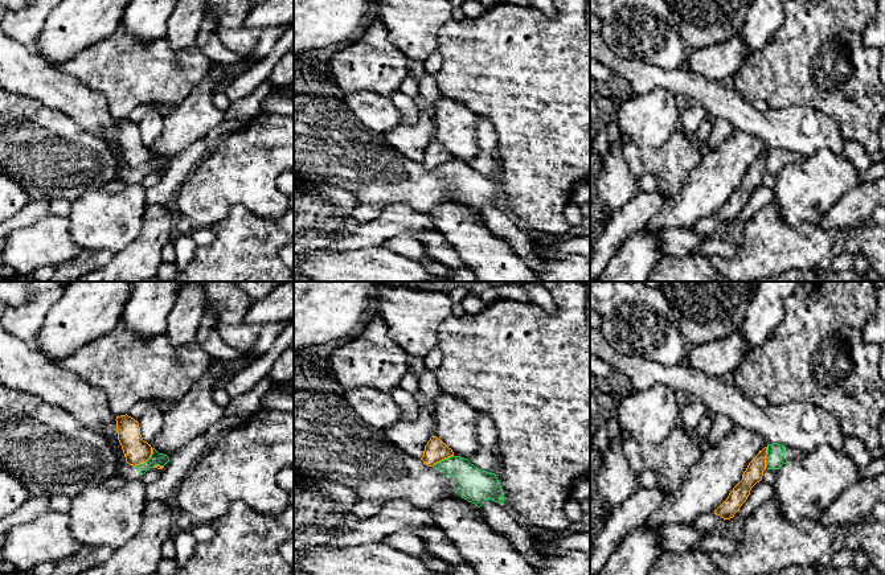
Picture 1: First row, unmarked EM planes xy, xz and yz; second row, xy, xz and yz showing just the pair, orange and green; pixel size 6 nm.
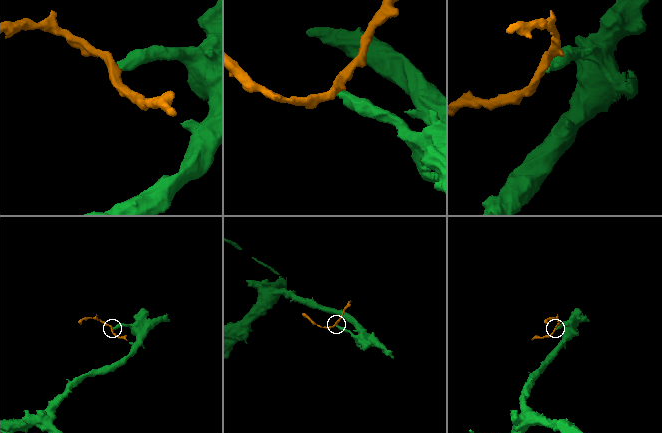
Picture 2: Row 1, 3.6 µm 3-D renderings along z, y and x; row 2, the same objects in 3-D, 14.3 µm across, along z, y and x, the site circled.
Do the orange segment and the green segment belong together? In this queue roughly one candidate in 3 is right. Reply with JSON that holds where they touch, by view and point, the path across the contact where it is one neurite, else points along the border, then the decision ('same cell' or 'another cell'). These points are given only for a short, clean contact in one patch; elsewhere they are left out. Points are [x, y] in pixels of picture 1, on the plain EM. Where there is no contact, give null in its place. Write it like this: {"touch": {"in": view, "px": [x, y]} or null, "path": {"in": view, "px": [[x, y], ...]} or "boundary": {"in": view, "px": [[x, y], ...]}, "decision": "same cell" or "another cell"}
{"touch": {"in": "xy", "px": [146, 164]}, "boundary": {"in": "xy", "px": [[152, 152], [152, 157], [135, 171]]}, "decision": "another cell"}

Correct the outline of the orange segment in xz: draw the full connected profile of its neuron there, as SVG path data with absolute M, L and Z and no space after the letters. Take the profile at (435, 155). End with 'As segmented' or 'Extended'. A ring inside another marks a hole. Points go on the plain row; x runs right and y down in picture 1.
M433 139L425 149L423 160L421 164L425 169L433 171L434 168L451 160L454 160L452 153L448 152L441 143Z. As segmented

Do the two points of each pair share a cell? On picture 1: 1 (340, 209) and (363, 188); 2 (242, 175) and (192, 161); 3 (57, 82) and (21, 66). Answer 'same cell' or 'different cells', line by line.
1: different cells
2: different cells
3: same cell

